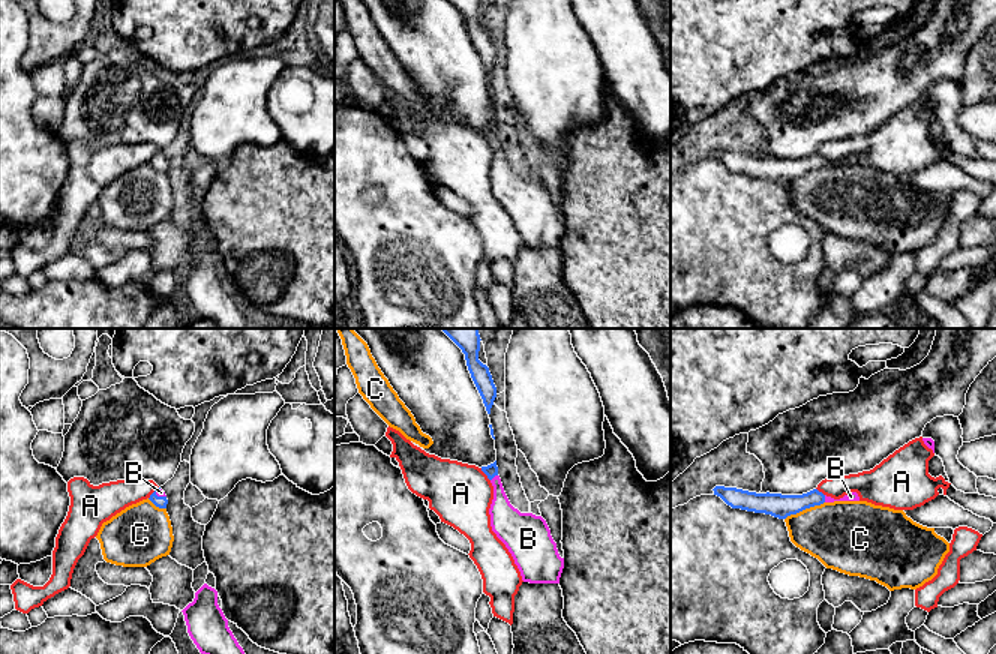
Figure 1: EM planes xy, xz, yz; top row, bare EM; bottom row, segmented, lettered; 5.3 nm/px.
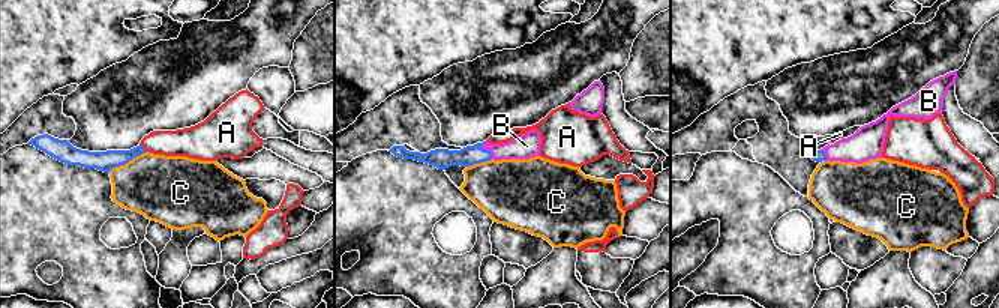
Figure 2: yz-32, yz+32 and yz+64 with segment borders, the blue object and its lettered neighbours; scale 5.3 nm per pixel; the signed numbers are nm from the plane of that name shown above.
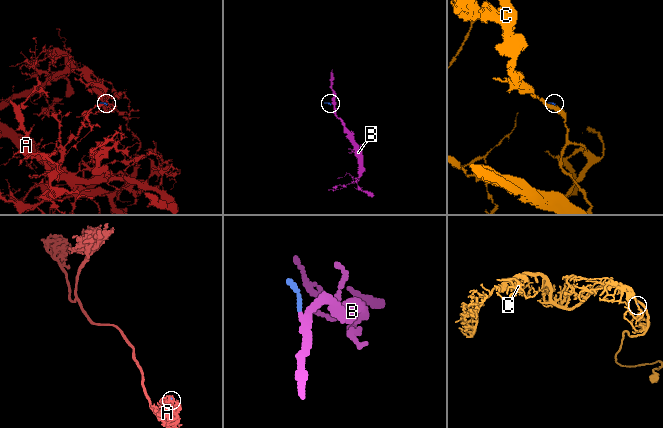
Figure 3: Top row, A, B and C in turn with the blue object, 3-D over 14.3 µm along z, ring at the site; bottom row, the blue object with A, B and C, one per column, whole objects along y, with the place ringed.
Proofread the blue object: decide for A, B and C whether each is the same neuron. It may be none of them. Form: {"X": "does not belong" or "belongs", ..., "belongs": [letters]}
{"A": "does not belong", "B": "belongs", "C": "does not belong", "belongs": ["B"]}

